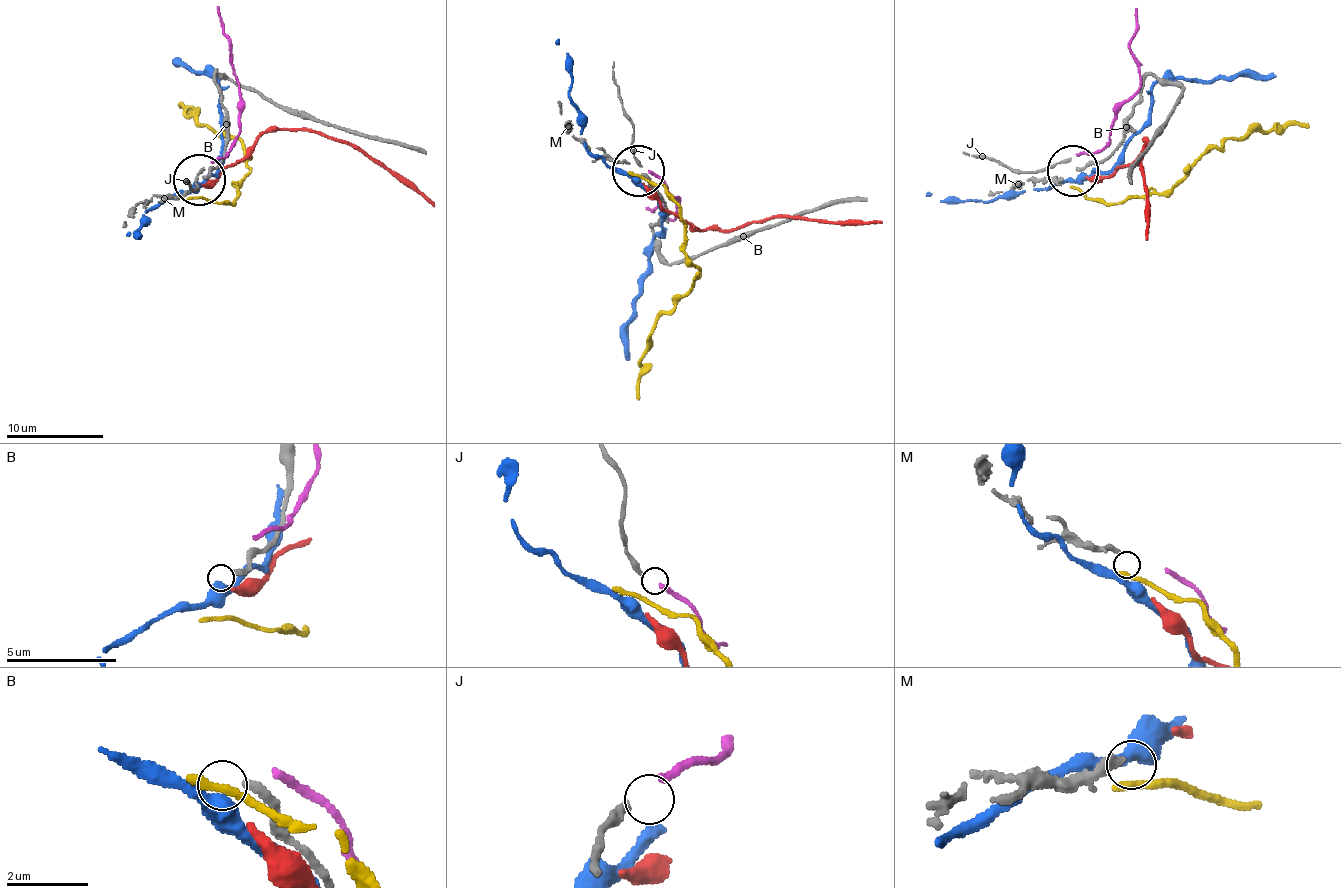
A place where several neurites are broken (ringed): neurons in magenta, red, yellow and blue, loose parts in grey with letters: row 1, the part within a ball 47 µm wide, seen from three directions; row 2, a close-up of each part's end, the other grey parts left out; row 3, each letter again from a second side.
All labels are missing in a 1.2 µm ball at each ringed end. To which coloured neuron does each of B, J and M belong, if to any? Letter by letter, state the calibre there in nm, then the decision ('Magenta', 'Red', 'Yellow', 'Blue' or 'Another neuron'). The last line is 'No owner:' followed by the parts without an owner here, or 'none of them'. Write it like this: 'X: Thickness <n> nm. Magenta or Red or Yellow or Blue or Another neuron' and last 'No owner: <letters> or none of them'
B: Thickness 240 nm. Another neuron
J: Thickness 240 nm. Magenta
M: Thickness 240 nm. Another neuron
No owner: B, M

